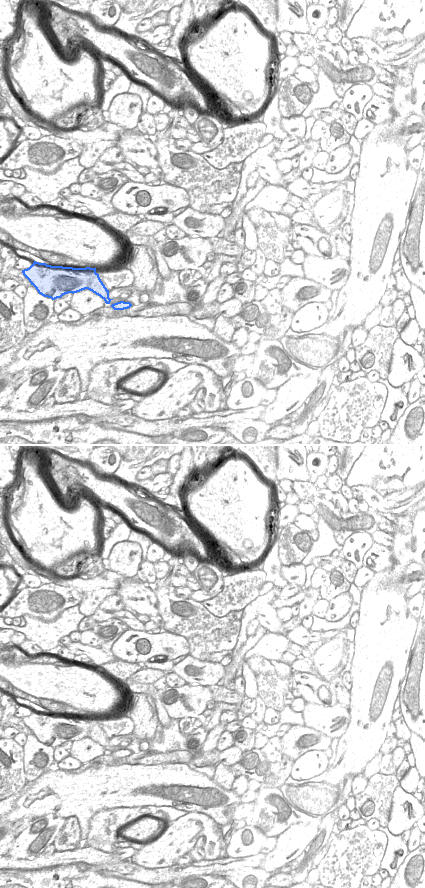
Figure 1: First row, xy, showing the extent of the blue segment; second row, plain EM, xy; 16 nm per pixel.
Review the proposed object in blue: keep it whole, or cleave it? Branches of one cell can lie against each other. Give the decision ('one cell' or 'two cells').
two cells

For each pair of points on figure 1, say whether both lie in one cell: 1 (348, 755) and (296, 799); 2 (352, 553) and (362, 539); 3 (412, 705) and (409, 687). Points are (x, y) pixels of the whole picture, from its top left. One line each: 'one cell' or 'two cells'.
1: one cell
2: one cell
3: one cell

